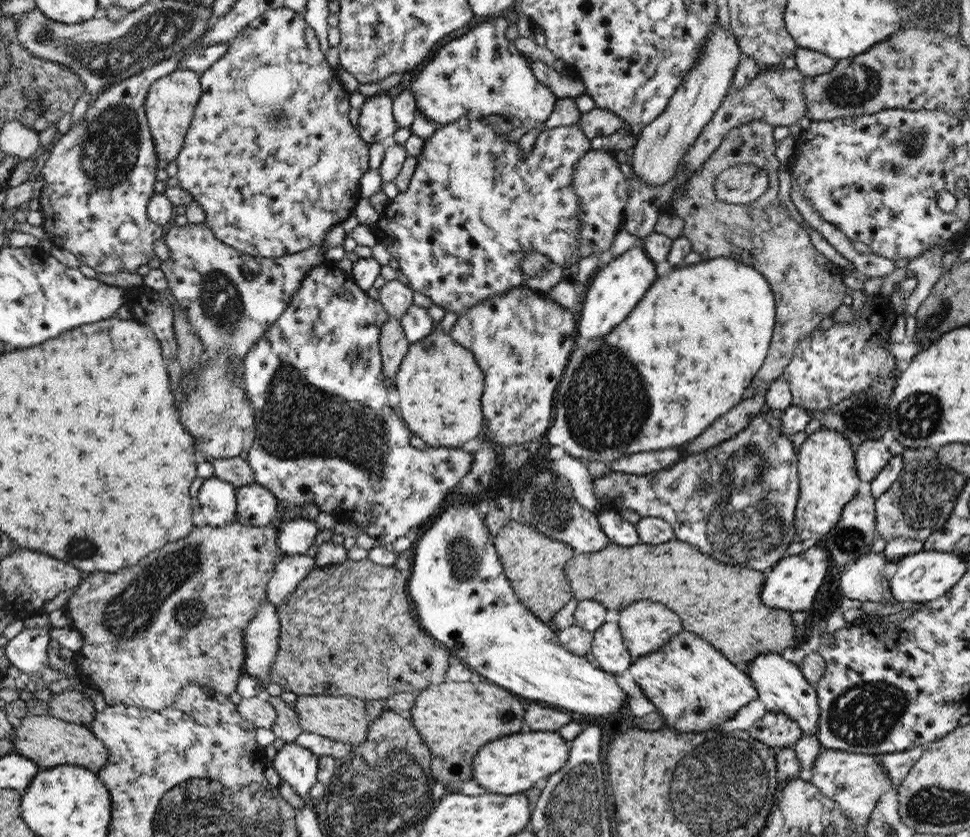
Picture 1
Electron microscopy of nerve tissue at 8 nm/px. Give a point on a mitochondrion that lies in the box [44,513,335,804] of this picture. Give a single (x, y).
(158, 586)

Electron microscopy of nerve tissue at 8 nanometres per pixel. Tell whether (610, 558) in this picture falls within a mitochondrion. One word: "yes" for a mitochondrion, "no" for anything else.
no

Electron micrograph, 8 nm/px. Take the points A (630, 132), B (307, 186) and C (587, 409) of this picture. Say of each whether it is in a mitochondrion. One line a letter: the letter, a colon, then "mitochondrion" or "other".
A: other
B: other
C: mitochondrion

